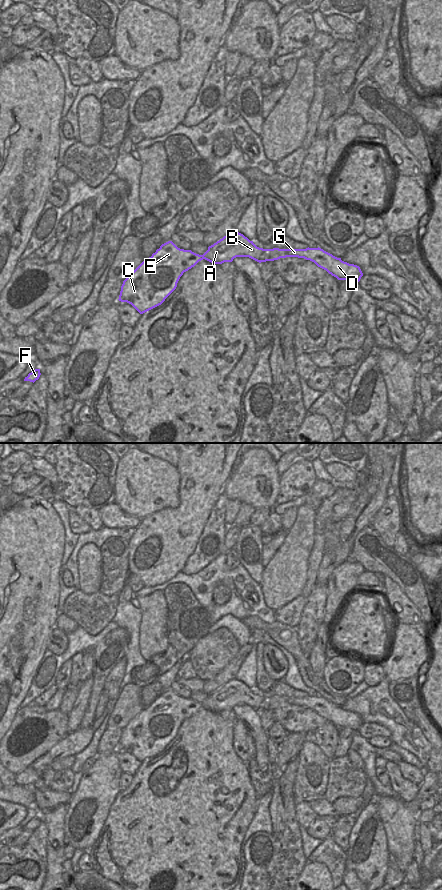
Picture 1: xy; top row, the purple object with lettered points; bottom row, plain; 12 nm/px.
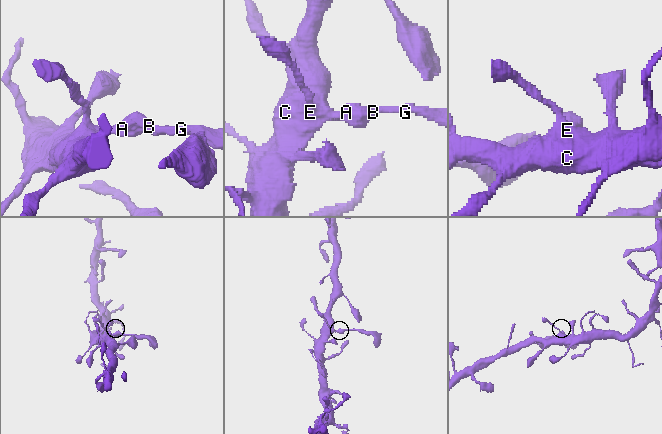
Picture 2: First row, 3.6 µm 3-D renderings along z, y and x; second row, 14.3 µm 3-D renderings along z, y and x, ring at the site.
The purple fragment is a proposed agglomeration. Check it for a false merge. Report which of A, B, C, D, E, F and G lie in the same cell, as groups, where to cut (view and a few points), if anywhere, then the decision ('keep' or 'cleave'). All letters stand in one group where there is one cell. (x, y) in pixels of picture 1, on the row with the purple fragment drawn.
A B D G / C E F; cut in xy along (204, 253), (203, 258); cleave

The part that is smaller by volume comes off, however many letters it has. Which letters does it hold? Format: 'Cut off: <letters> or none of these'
Cut off: A, B, D, G

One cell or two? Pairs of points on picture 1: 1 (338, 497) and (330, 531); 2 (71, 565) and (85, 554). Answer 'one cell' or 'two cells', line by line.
1: two cells
2: two cells

